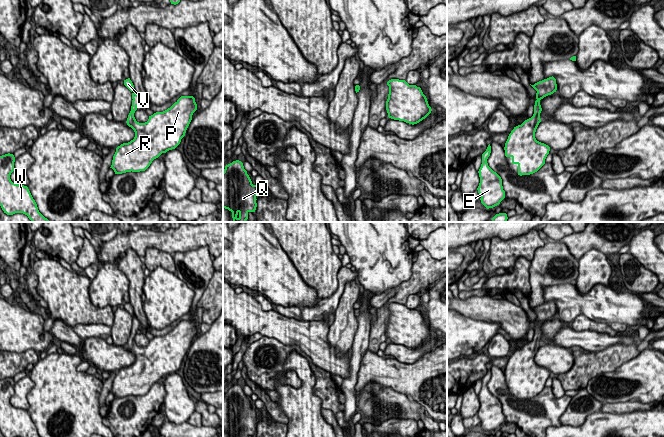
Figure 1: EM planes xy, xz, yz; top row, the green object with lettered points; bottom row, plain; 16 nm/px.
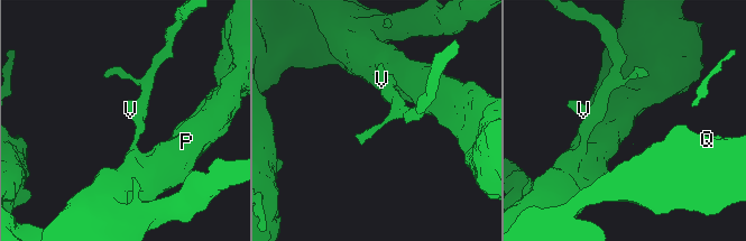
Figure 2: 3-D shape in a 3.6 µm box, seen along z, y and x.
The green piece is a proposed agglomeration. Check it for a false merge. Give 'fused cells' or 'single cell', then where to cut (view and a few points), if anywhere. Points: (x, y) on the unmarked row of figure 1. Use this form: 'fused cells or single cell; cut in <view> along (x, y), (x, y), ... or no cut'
single cell; no cut

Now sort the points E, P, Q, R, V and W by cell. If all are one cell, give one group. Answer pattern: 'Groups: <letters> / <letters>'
Groups: E P Q R V W

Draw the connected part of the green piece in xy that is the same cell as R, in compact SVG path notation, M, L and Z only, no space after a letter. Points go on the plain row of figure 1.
M130 302L124 304L124 309L132 316L132 330L126 347L134 354L135 361L116 372L110 391L115 398L145 395L162 377L175 373L197 334L193 320L181 320L167 334L156 336L147 346L139 347L134 337L140 329L140 322Z

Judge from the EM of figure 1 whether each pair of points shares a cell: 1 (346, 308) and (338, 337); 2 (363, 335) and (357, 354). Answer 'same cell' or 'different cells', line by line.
1: same cell
2: same cell

